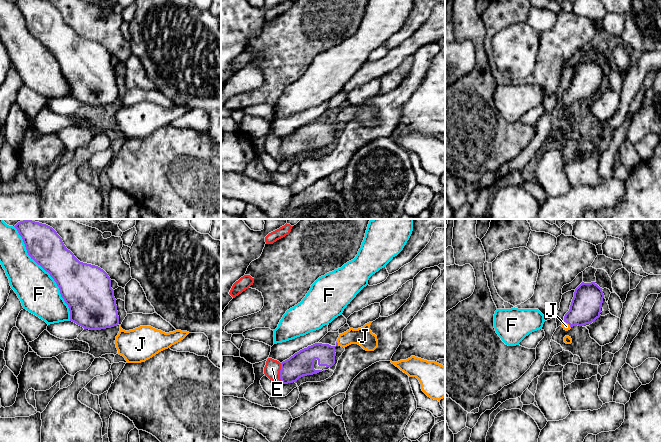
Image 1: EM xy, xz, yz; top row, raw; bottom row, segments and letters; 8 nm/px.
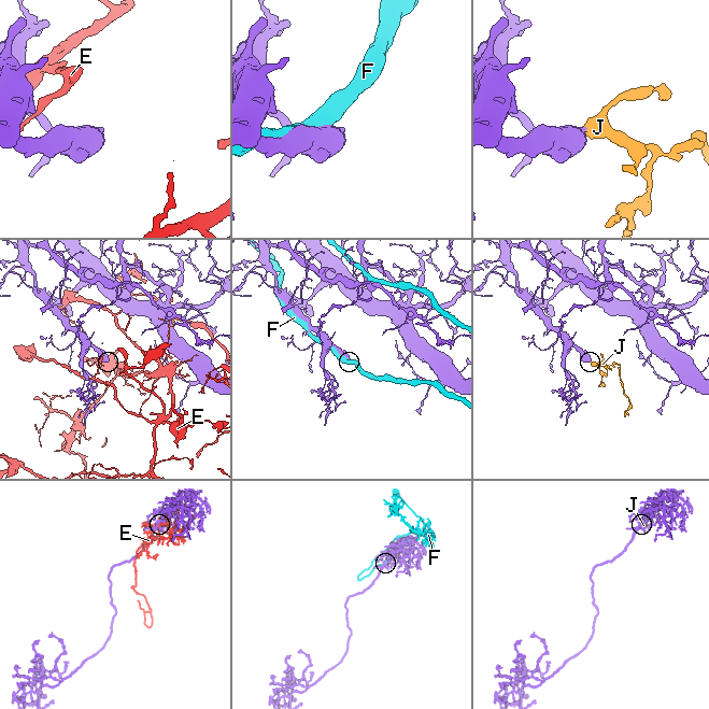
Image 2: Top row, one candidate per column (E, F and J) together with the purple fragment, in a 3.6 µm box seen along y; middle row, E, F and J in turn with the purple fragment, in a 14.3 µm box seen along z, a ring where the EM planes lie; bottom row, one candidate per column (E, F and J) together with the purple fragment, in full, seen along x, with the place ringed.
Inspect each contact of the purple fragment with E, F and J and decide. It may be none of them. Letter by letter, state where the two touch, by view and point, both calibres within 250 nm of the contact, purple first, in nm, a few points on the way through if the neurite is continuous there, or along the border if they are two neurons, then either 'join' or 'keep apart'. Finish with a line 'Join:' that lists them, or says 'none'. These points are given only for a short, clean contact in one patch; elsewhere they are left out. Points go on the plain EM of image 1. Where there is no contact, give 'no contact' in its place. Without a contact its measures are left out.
E: xz (280, 149) | 190/130 nm | keep apart
F: xy (48, 48) | 320/320 nm | keep apart
J: xz (337, 119) | 160/150 nm | across xz (325, 130), (337, 119), (351, 112), (363, 112) | join
Join: J

